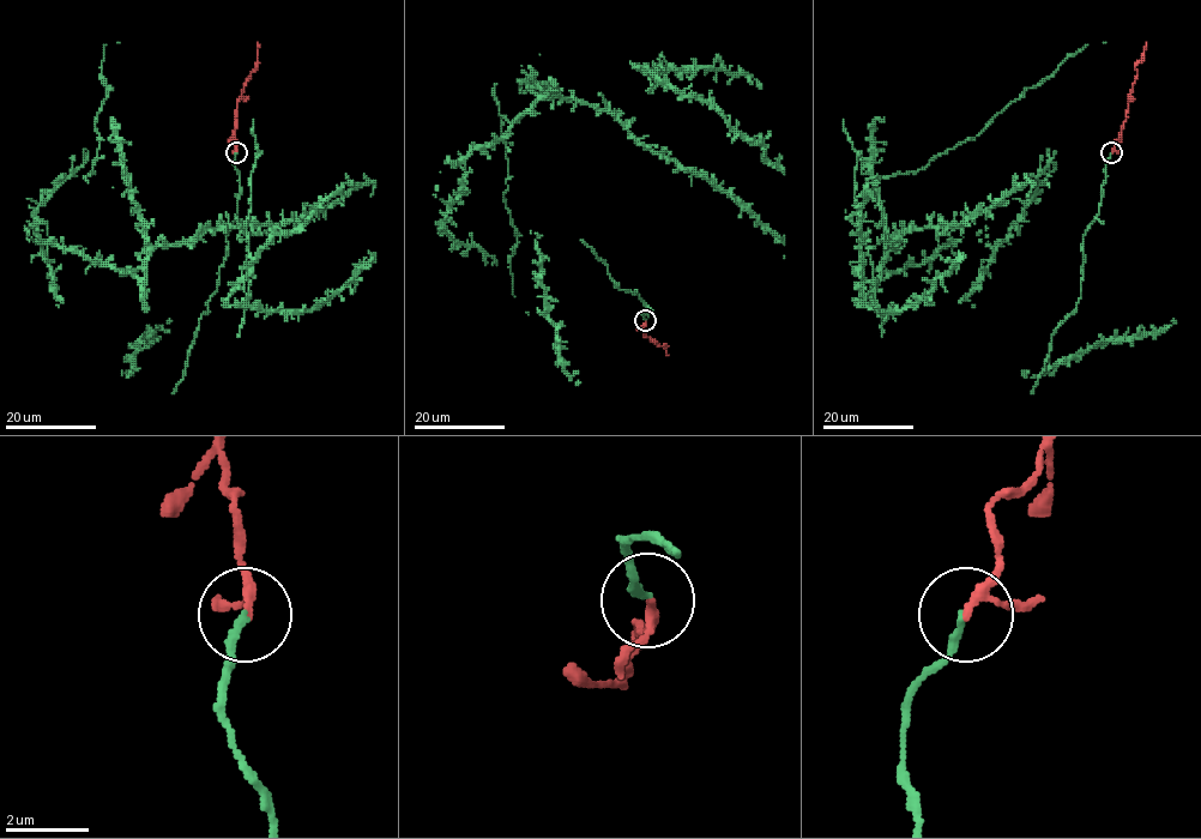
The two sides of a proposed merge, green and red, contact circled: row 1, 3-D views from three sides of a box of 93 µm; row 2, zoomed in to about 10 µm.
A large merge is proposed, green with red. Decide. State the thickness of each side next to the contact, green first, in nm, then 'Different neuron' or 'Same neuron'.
Thickness 190 nm (green) against 180 nm. Same neuron

